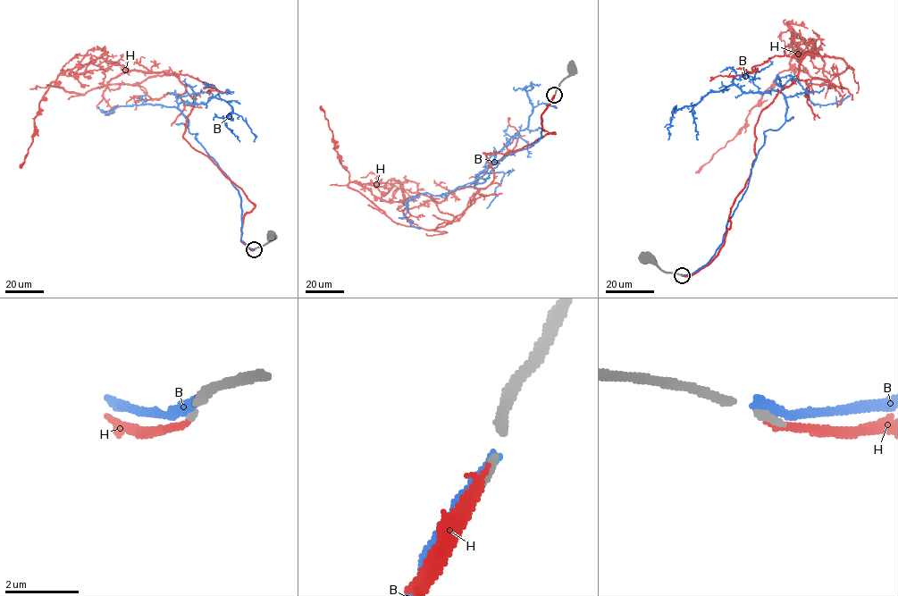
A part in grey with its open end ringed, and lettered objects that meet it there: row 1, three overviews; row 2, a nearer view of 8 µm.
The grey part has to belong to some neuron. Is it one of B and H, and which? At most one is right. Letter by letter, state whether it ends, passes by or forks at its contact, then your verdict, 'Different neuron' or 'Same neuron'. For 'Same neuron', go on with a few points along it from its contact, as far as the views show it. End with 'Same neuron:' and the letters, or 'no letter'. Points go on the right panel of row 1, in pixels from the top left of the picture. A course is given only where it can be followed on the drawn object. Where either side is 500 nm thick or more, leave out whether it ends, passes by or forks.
B: It ends there. Different neuron
H: It ends there. Same neuron. Its course: (682, 275), (724, 243), (760, 113), (797, 77), (797, 54), (816, 51), (800, 35), (791, 70), (695, 172)
Same neuron: H

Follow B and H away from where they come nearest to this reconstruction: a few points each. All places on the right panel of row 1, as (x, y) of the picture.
B: (682, 275), (722, 242), (786, 99), (734, 84), (709, 92), (674, 112), (668, 140)
H: (682, 275), (724, 243), (760, 113), (797, 77), (797, 54), (816, 51), (800, 35), (791, 70), (695, 172)

